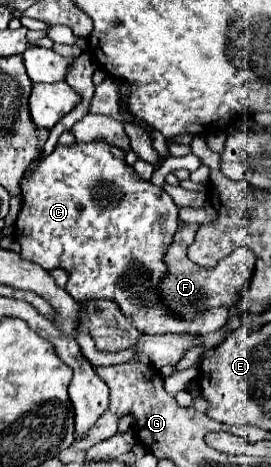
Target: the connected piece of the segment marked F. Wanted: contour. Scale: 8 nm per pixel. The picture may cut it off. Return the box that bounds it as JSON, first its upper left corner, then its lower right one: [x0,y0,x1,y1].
[158,225,254,317]

